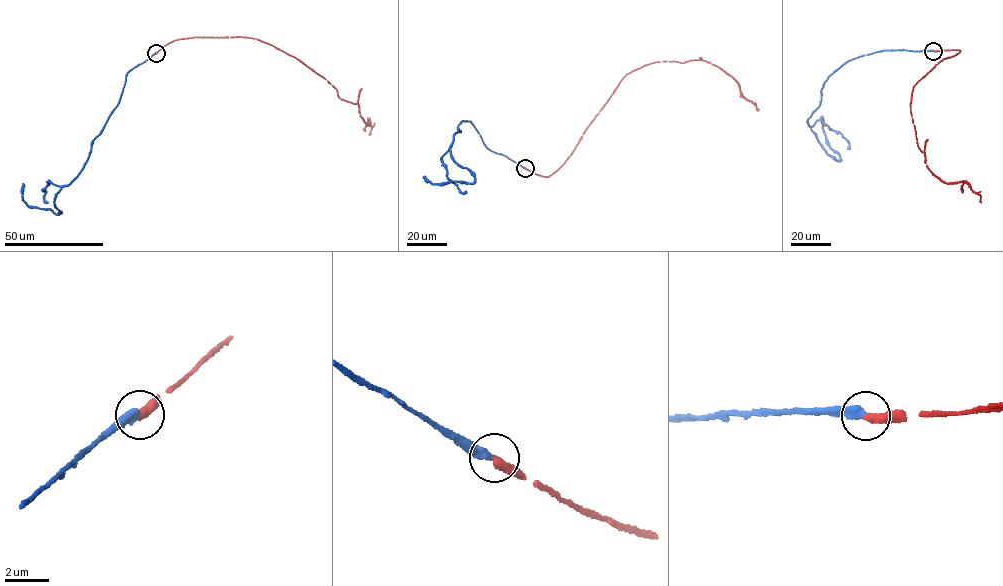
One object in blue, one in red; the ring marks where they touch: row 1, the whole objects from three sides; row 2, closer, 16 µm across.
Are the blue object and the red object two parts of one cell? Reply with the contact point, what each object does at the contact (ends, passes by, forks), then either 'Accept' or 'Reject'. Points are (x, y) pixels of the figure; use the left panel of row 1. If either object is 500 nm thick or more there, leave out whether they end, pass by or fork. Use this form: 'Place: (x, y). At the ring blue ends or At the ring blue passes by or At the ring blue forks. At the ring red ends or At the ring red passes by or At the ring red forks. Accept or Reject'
Place: (156, 53). At the ring blue ends. At the ring red ends. Reject

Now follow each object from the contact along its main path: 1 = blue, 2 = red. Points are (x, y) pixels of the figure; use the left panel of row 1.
1: (156, 53), (127, 72), (118, 102), (84, 166), (56, 195), (59, 213), (31, 207), (23, 199), (22, 183)
2: (156, 53), (195, 37), (257, 39), (357, 103), (373, 126), (370, 134)

